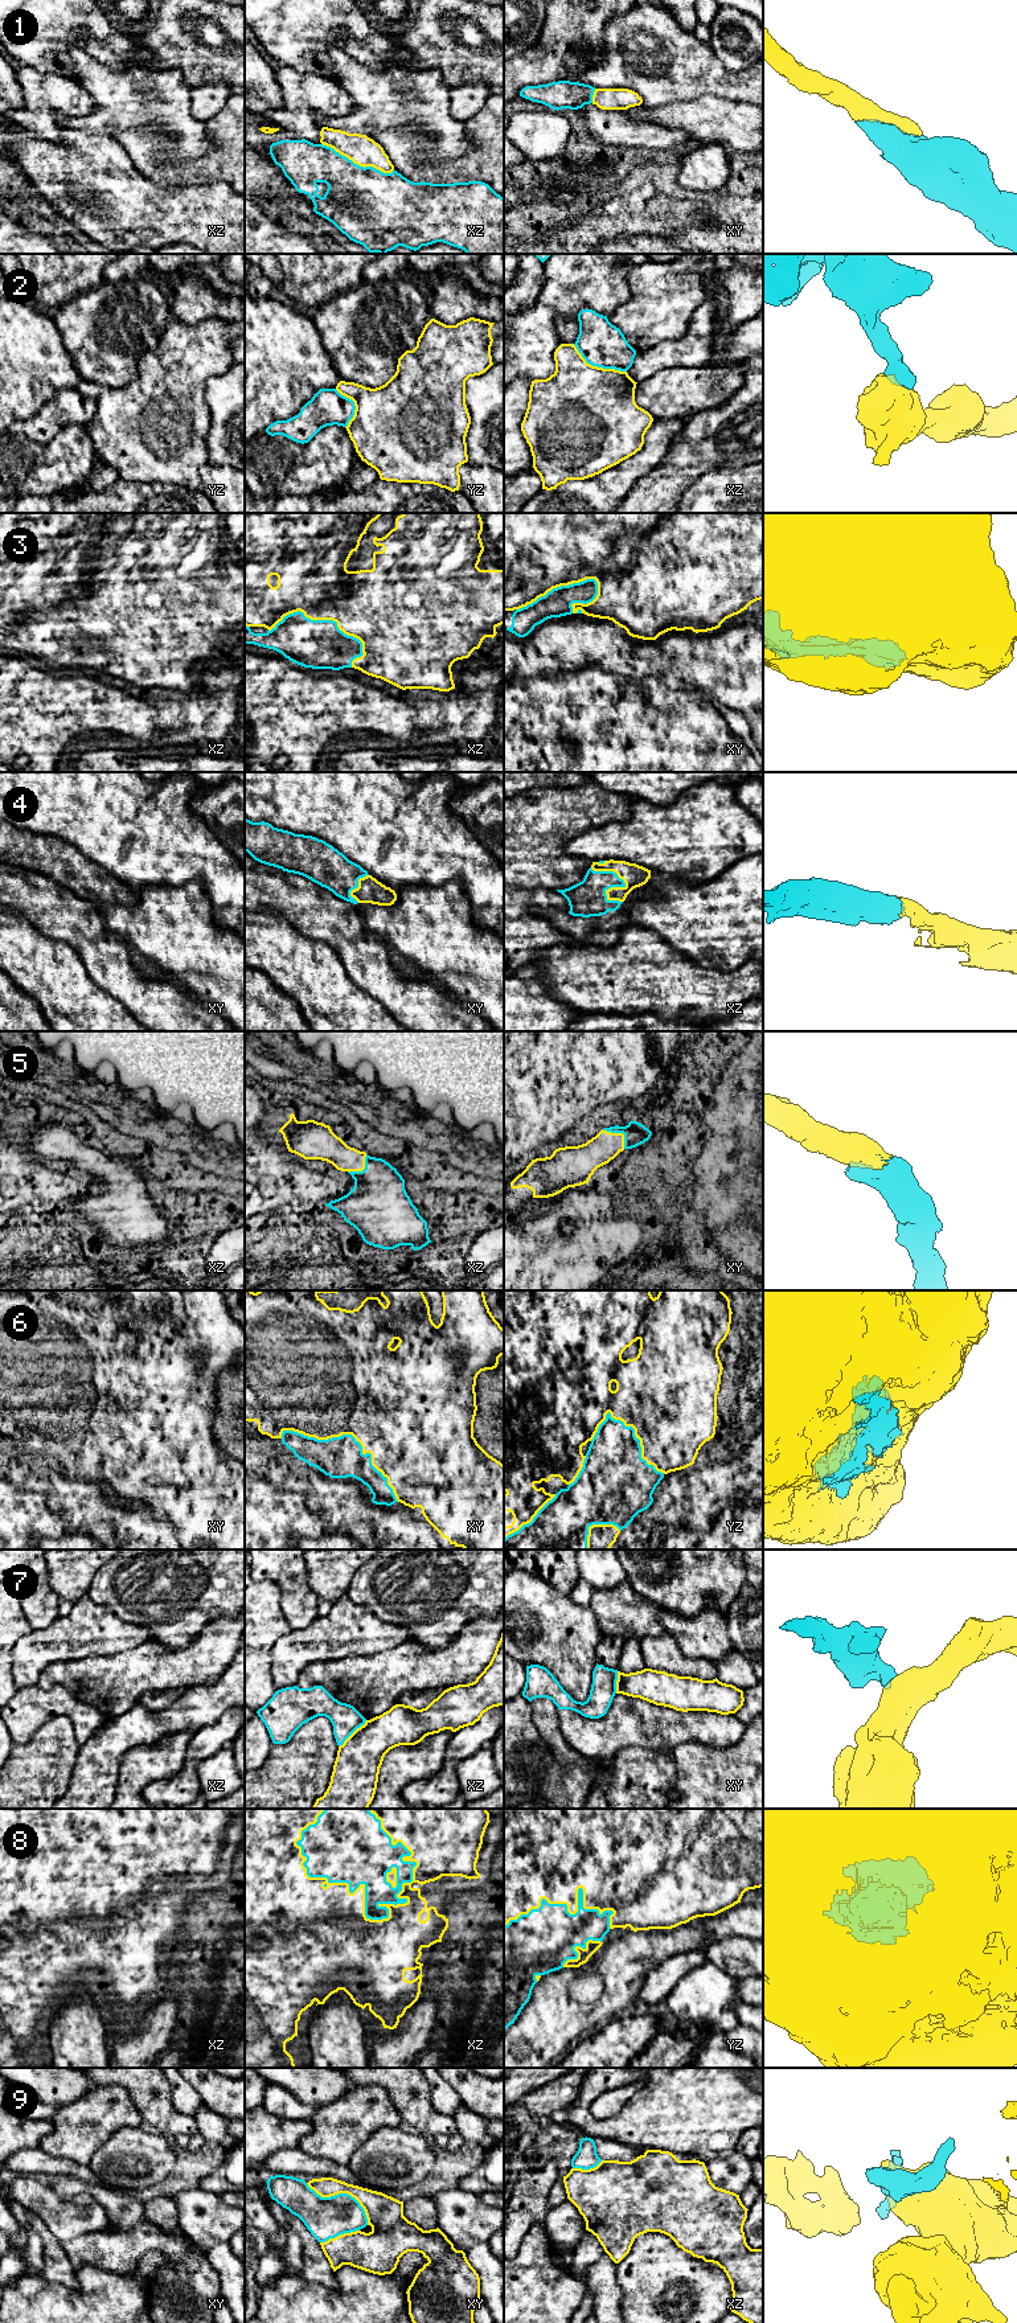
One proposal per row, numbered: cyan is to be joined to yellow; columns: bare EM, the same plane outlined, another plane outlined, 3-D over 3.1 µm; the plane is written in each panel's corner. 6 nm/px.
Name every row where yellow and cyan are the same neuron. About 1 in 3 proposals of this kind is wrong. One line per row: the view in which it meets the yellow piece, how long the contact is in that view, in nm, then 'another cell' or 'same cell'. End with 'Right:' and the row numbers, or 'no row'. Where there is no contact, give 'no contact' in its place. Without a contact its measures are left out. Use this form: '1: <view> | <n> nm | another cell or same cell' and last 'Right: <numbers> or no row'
1: xz | 480 nm | same cell
2: xz | 360 nm | another cell
3: xz | 600 nm | same cell
4: xz | 300 nm | same cell
5: xy | 180 nm | same cell
6: xy | 850 nm | same cell
7: xz | 240 nm | another cell
8: xz | 800 nm | same cell
9: xy | 460 nm | another cell
Right: 1, 3, 4, 5, 6, 8

